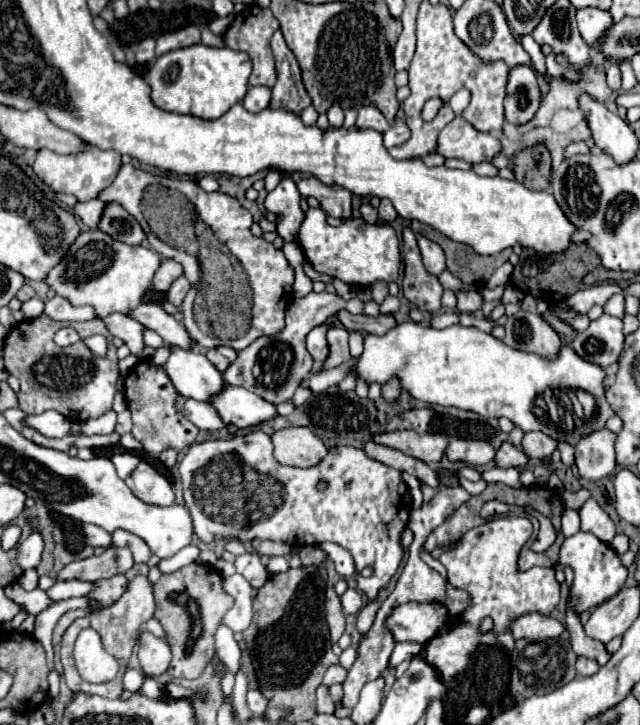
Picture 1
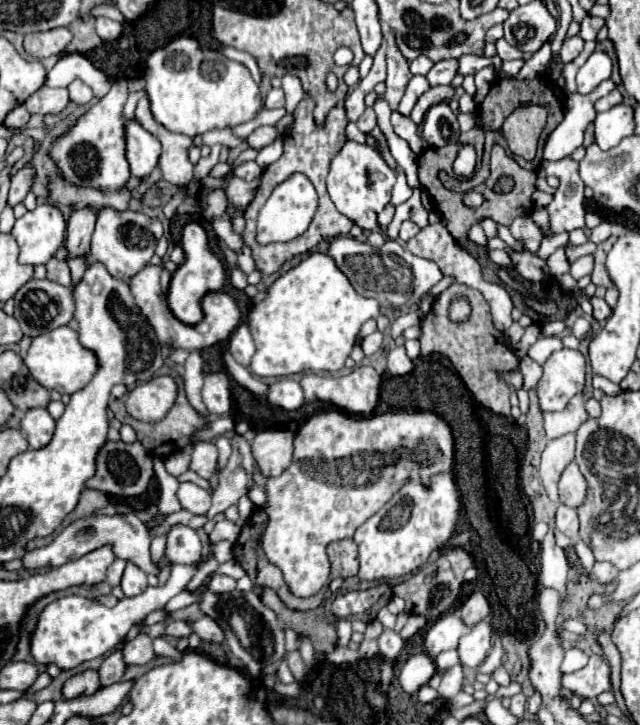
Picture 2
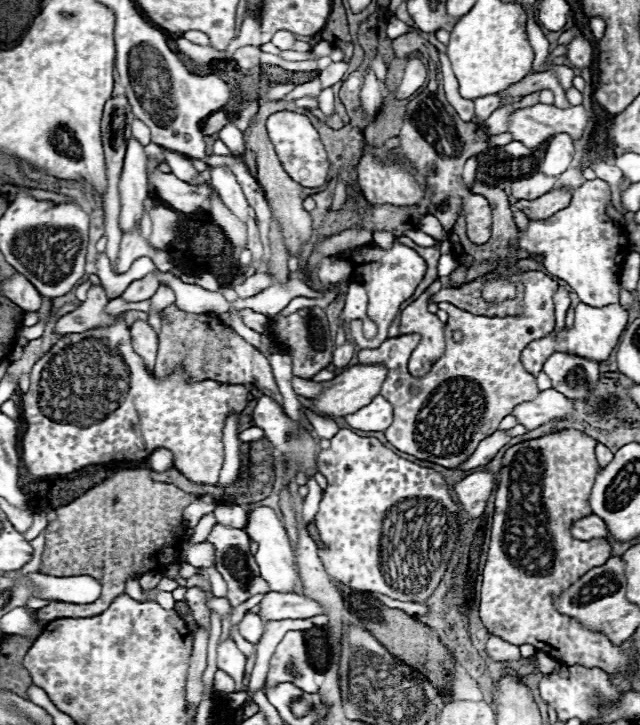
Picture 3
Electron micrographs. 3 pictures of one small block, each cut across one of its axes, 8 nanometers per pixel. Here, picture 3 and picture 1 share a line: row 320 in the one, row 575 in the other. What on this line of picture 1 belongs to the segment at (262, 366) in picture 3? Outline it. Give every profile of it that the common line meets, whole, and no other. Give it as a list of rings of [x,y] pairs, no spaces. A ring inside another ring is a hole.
[[[188,564],[172,574],[162,574],[154,584],[156,614],[154,618],[164,626],[172,650],[168,672],[174,678],[198,678],[214,658],[214,632],[222,624],[224,614],[232,608],[234,598],[224,592],[222,576],[208,564]]]

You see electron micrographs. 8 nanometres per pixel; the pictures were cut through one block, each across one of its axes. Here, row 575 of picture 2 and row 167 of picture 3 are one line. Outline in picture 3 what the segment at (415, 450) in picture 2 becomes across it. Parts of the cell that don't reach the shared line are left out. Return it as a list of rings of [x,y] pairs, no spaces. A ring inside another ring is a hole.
[[[282,110],[268,118],[266,130],[268,130],[270,142],[274,144],[274,150],[276,150],[276,156],[280,160],[282,168],[288,172],[288,176],[292,180],[296,180],[298,184],[302,184],[306,188],[320,188],[322,184],[326,184],[330,162],[326,158],[326,150],[320,142],[316,128],[310,124],[310,120],[306,116]]]

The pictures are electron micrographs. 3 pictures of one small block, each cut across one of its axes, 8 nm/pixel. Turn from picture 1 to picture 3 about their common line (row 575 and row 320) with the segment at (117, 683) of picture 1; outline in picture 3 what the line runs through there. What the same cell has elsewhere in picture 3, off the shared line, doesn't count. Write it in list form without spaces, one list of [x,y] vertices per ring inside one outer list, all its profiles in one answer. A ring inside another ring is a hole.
[[[134,322],[130,328],[132,334],[132,346],[136,354],[142,358],[144,366],[148,372],[154,370],[154,360],[156,360],[156,350],[158,350],[158,338],[156,332],[148,326],[148,322]]]

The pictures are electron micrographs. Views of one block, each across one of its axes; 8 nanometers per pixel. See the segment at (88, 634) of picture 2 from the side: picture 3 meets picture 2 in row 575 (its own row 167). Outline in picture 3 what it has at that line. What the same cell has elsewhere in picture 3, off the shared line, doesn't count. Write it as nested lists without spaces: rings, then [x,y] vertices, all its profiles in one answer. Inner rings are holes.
[[[164,150],[164,156],[166,156],[166,162],[168,162],[168,166],[172,168],[172,174],[174,174],[176,178],[180,178],[180,180],[184,180],[184,182],[190,182],[190,180],[194,180],[194,178],[200,174],[186,156],[180,156],[180,154],[168,152],[168,150]]]

